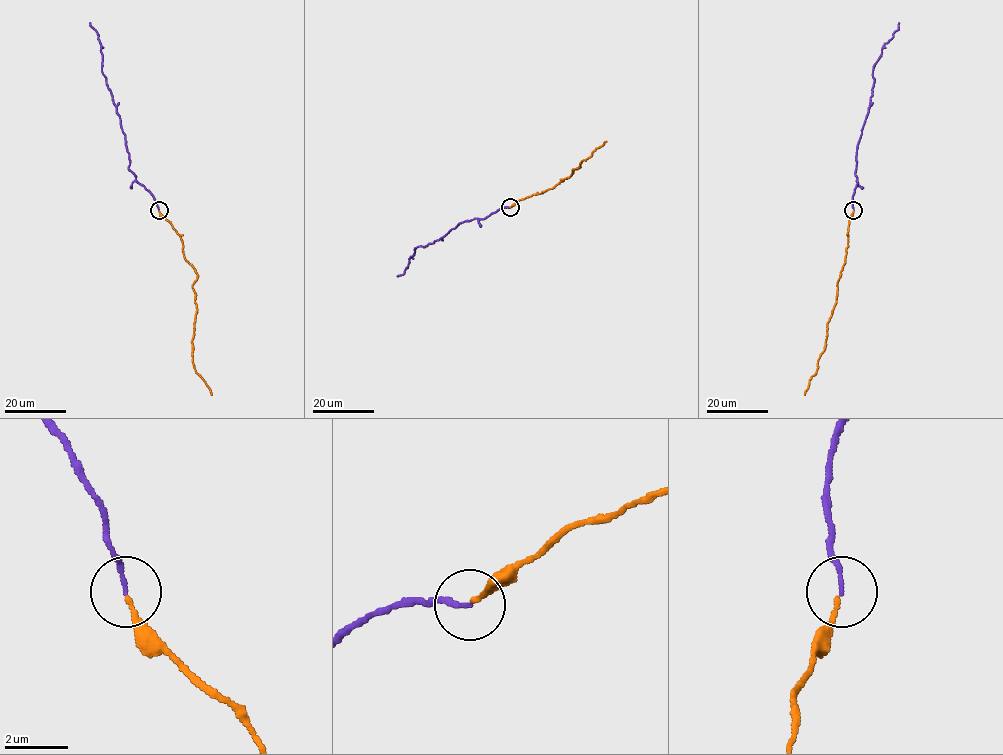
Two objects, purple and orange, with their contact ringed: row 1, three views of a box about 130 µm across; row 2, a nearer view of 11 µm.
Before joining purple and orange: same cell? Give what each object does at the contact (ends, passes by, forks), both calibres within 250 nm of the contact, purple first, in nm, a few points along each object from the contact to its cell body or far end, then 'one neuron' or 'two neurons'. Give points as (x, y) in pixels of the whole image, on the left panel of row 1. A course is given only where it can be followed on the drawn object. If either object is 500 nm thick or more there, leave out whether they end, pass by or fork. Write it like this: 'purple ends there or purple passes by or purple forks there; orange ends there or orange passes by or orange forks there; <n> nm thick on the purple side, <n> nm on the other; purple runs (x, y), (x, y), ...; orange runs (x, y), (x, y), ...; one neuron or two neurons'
purple ends there; orange ends there; 140 nm thick on the purple side, 130 nm on the other; purple runs (159, 210), (153, 195), (128, 168), (129, 152), (120, 116), (101, 71), (98, 33), (90, 23); orange runs (159, 211), (180, 236), (183, 256), (197, 274), (192, 287), (197, 310), (192, 364), (212, 394); one neuron

